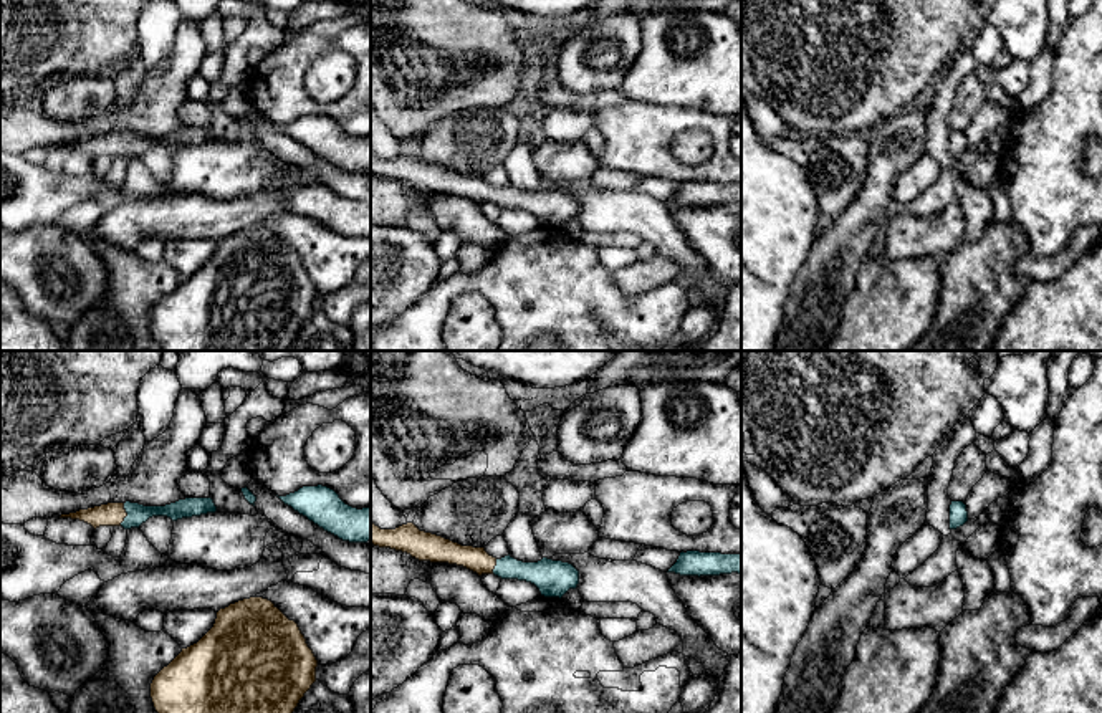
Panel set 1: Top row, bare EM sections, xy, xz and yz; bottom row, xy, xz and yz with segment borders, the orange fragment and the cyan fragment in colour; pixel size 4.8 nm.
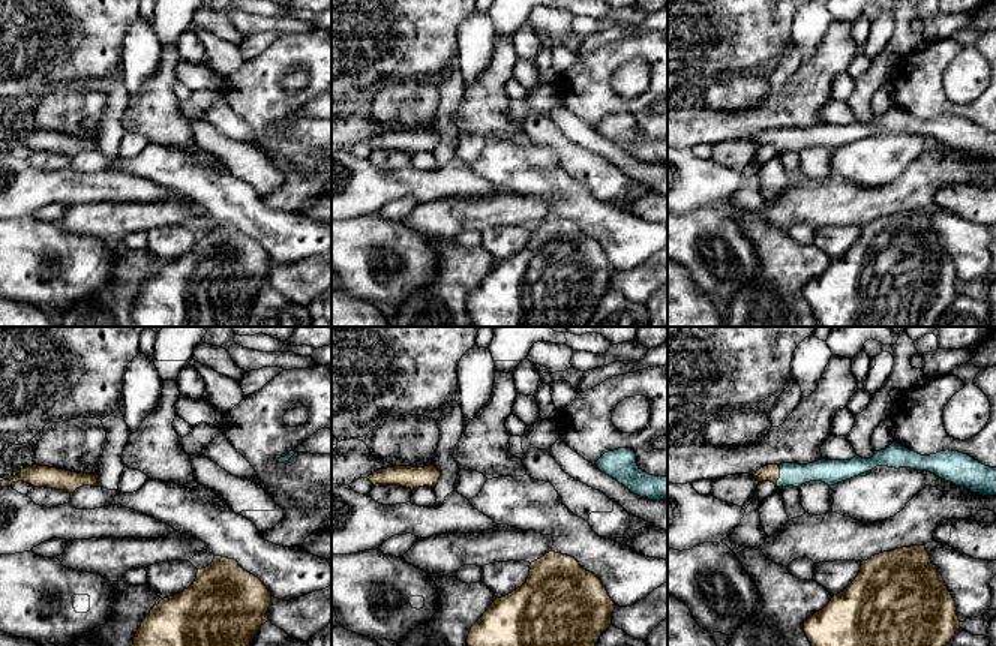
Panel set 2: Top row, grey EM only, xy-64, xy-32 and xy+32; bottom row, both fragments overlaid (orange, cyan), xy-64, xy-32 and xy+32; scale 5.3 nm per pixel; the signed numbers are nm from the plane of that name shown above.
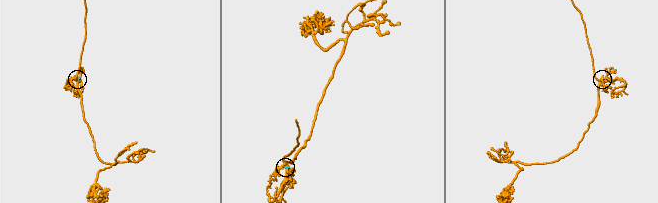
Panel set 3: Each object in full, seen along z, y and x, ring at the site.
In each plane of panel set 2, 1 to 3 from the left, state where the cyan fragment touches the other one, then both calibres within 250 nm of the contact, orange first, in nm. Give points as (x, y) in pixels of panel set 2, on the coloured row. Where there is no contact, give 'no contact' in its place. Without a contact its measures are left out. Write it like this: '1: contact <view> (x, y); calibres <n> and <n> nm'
1: no contact
2: no contact
3: contact xy+32 (779, 474); calibres 90 and 130 nm

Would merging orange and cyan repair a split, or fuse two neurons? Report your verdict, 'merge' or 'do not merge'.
merge

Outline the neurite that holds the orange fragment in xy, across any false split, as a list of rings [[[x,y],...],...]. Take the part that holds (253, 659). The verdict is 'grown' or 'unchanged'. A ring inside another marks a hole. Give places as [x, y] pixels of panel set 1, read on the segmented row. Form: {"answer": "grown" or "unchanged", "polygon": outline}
{"answer": "unchanged", "polygon": [[[250,597],[217,612],[213,627],[194,645],[164,667],[151,683],[157,713],[293,713],[316,682],[318,660],[298,624],[290,620],[271,601]]]}

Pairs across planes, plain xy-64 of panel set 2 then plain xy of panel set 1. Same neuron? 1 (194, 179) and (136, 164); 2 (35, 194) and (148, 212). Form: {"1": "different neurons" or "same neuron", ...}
{"1": "different neurons", "2": "different neurons"}

